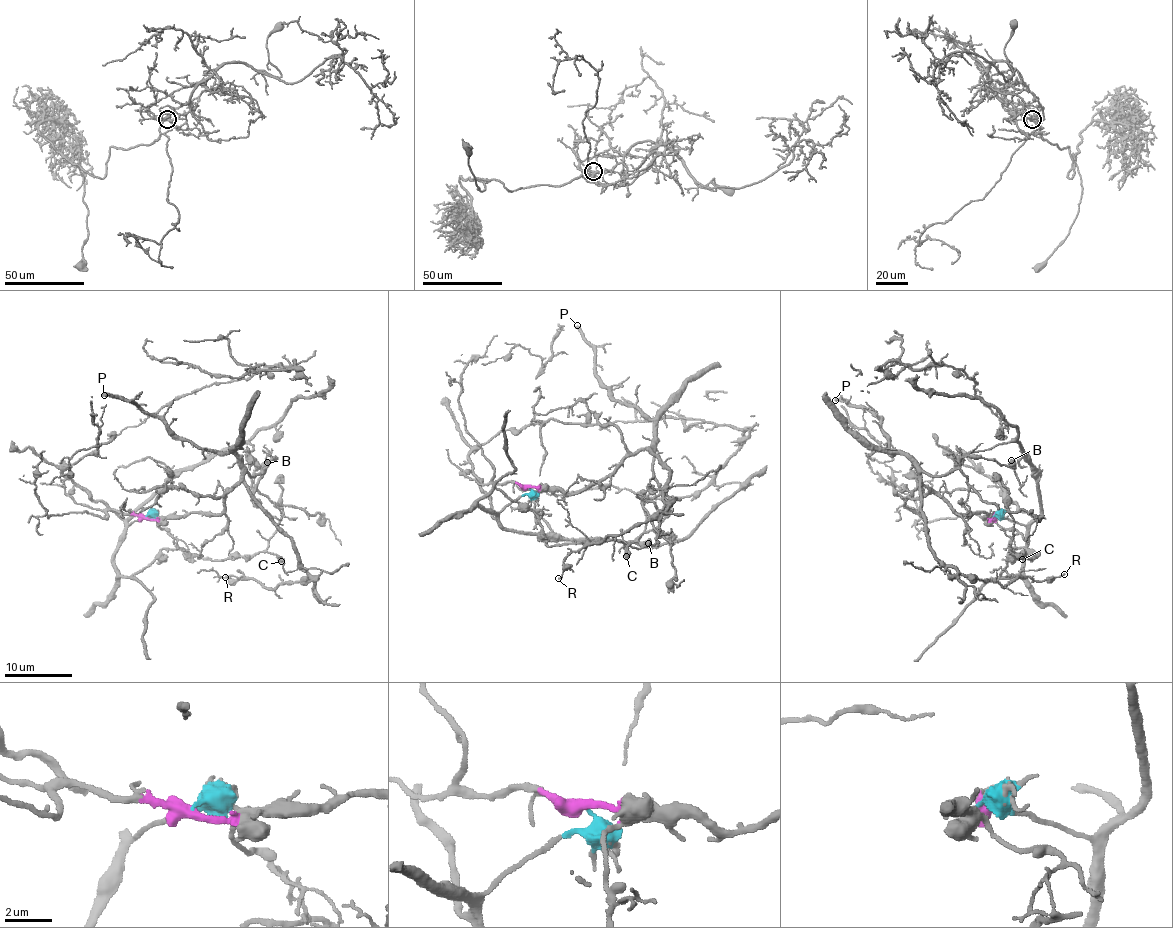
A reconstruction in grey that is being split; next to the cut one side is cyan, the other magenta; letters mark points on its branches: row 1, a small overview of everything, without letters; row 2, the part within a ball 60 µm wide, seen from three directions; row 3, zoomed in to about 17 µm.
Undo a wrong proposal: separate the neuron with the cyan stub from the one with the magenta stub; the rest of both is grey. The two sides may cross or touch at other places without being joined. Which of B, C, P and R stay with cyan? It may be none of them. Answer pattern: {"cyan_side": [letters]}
{"cyan_side": ["C"]}

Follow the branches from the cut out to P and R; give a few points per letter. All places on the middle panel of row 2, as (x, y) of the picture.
P: (528, 486), (577, 494), (651, 446), (655, 436), (653, 423), (616, 401), (597, 373), (592, 348), (577, 325)
R: (528, 486), (577, 494), (639, 451), (655, 453), (670, 471), (663, 507), (617, 534), (574, 550), (558, 579)

